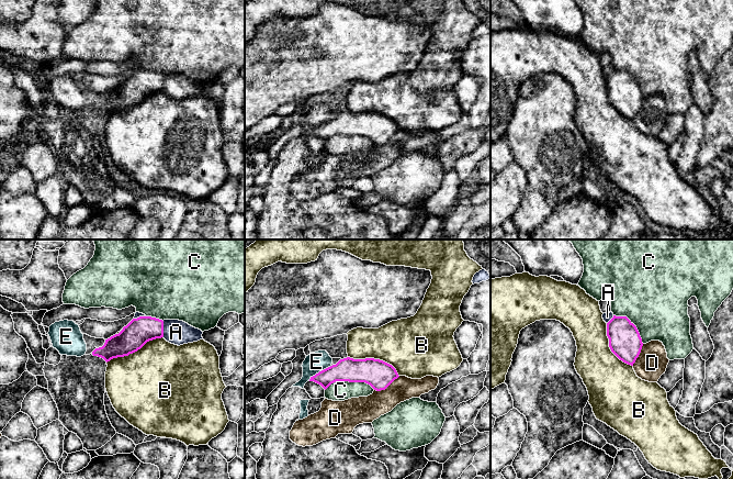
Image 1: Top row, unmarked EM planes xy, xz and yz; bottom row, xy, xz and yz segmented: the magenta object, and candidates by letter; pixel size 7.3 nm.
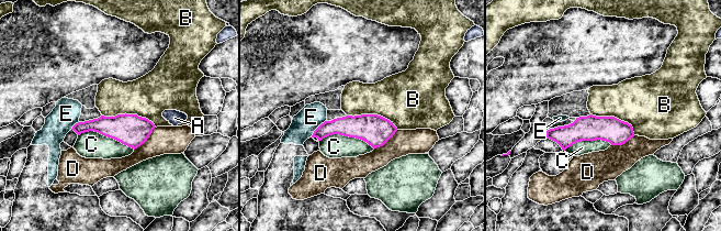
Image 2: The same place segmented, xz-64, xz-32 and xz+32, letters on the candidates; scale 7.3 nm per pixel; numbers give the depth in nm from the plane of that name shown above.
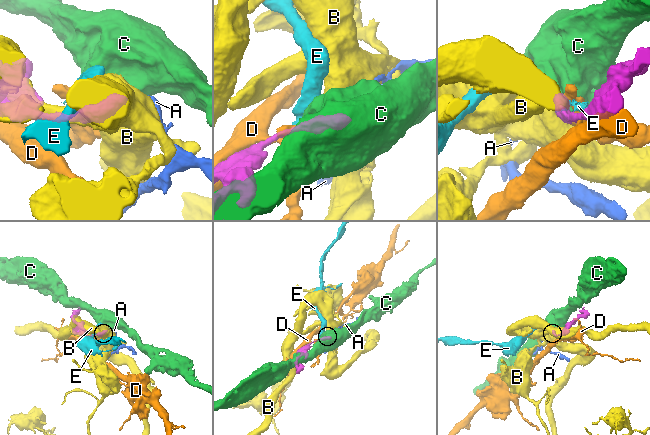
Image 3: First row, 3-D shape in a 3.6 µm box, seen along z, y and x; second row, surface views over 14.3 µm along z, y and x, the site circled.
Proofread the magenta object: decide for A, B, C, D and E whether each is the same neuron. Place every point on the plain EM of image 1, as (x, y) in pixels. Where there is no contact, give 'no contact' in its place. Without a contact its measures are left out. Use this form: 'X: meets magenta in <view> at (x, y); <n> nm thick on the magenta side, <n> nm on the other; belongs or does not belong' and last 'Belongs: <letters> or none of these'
A: meets magenta in xy at (162, 82); 200 nm thick on the magenta side, 180 nm on the other; does not belong
B: meets magenta in xy at (134, 106); 200 nm thick on the magenta side, 500 nm on the other; does not belong
C: meets magenta in xz at (349, 135); 200 nm thick on the magenta side, 140 nm on the other; does not belong
D: meets magenta in xz at (386, 141); 200 nm thick on the magenta side, 190 nm on the other; does not belong
E: meets magenta in xz at (319, 125); 180 nm thick on the magenta side, 150 nm on the other; does not belong
Belongs: none of these

